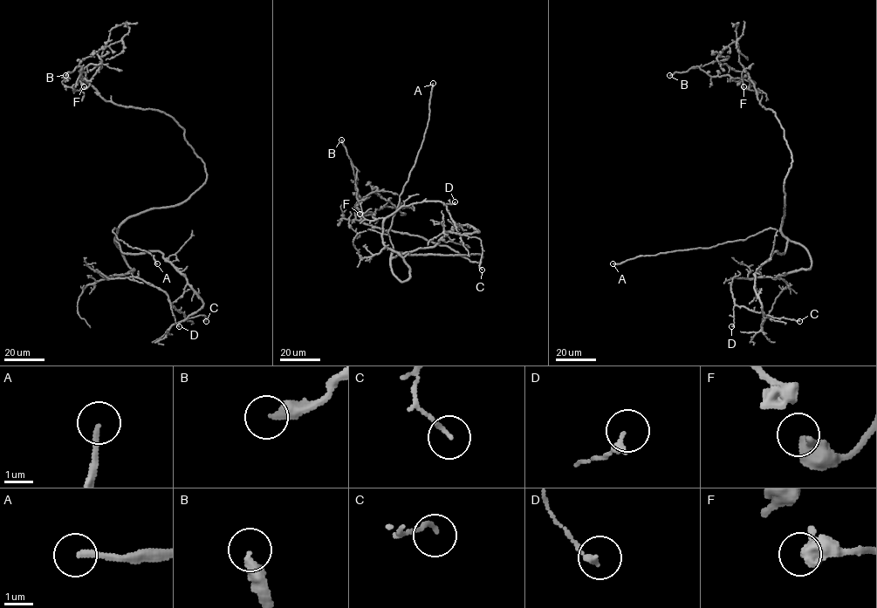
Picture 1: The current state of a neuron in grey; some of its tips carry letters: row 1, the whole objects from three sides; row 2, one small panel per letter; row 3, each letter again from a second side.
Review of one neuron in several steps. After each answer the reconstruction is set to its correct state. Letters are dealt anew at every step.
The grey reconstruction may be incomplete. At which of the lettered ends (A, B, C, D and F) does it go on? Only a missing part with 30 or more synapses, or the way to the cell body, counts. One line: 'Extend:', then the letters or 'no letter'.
Extend: A, B

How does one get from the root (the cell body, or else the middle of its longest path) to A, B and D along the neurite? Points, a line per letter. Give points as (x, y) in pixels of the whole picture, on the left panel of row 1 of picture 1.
A: (180, 203), (151, 208), (130, 215), (117, 230), (113, 230), (119, 240), (154, 256), (157, 263)
B: (180, 203), (207, 176), (184, 130), (163, 112), (105, 100), (79, 79), (80, 66), (65, 75)
D: (180, 203), (149, 208), (122, 222), (115, 242), (133, 269), (106, 276), (140, 278), (162, 290), (179, 326)

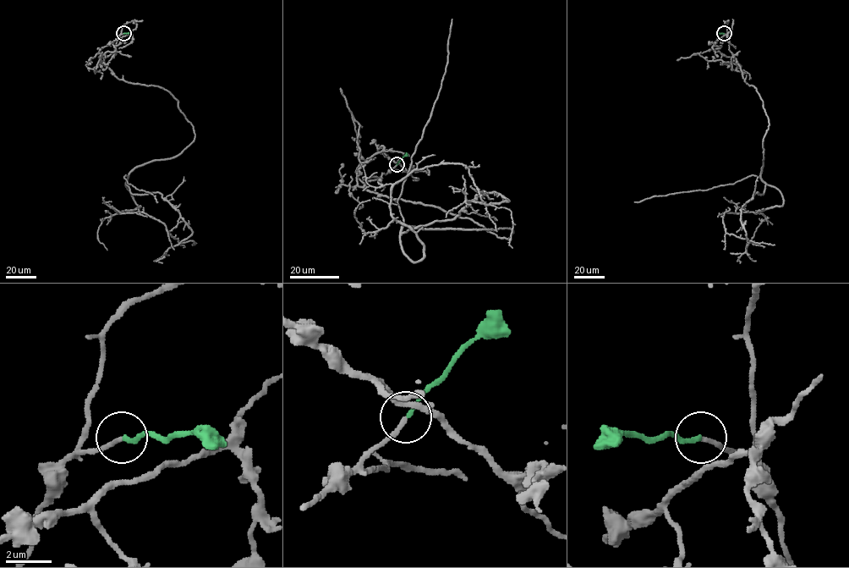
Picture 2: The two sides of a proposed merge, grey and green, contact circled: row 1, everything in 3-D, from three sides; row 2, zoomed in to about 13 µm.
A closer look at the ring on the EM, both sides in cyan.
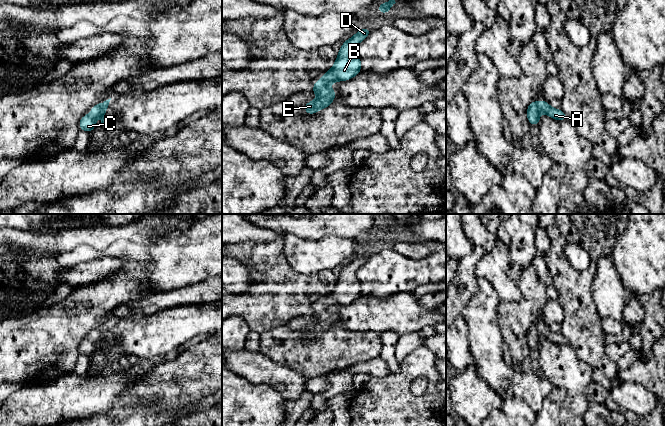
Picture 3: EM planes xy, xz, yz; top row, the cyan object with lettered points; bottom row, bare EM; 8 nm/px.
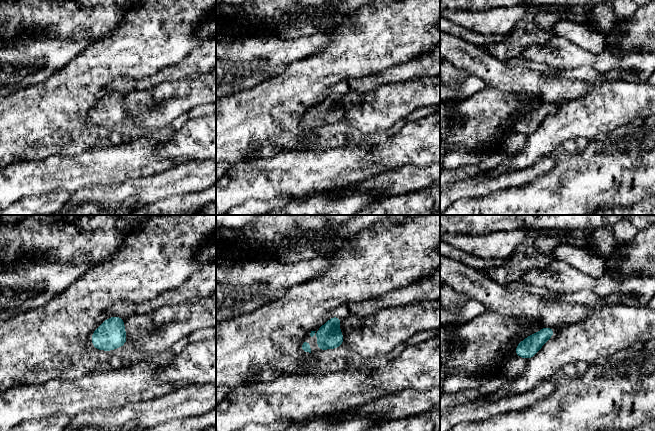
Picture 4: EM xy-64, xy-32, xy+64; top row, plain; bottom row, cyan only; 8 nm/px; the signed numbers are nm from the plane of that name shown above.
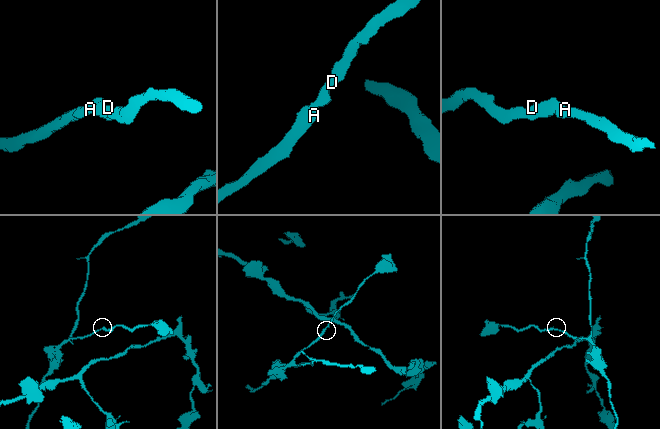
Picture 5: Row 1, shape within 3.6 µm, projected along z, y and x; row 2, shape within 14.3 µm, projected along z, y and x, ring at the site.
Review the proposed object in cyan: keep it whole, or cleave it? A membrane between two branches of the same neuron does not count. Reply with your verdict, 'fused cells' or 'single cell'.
single cell

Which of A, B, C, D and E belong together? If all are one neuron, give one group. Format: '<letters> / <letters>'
A B C D E

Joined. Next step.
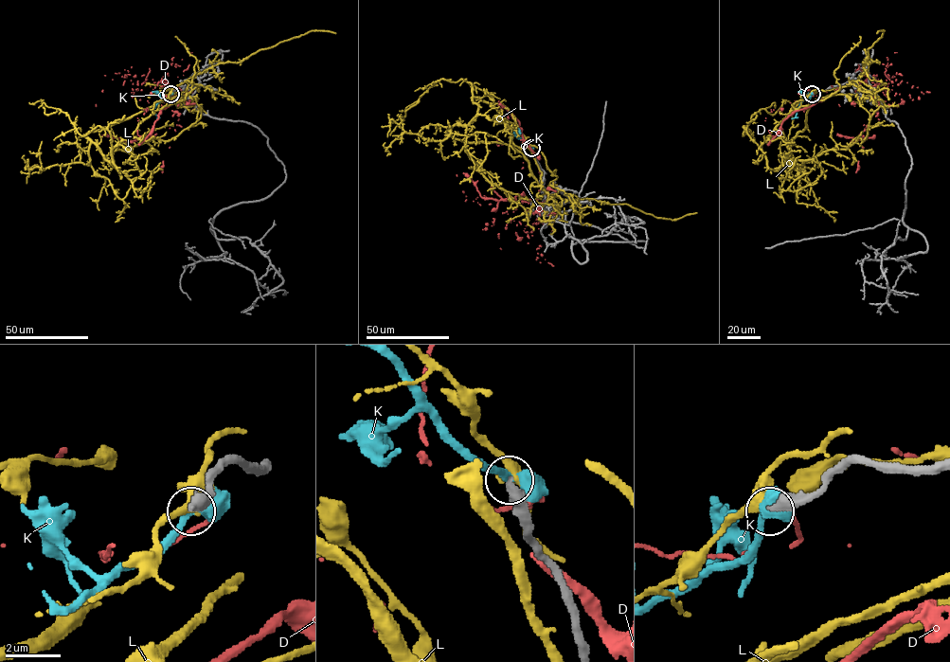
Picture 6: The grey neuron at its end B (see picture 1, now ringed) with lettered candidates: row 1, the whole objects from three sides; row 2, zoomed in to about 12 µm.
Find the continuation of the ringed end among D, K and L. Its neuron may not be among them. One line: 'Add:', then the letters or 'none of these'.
Add: K

